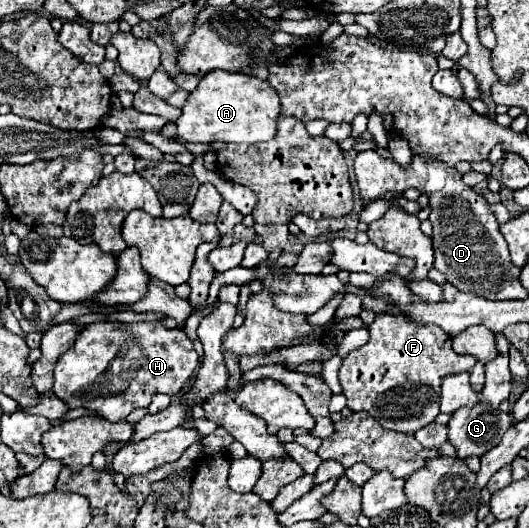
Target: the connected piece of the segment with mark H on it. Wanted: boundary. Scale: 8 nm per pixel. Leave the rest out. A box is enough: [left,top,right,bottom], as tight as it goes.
[52,322,198,422]

